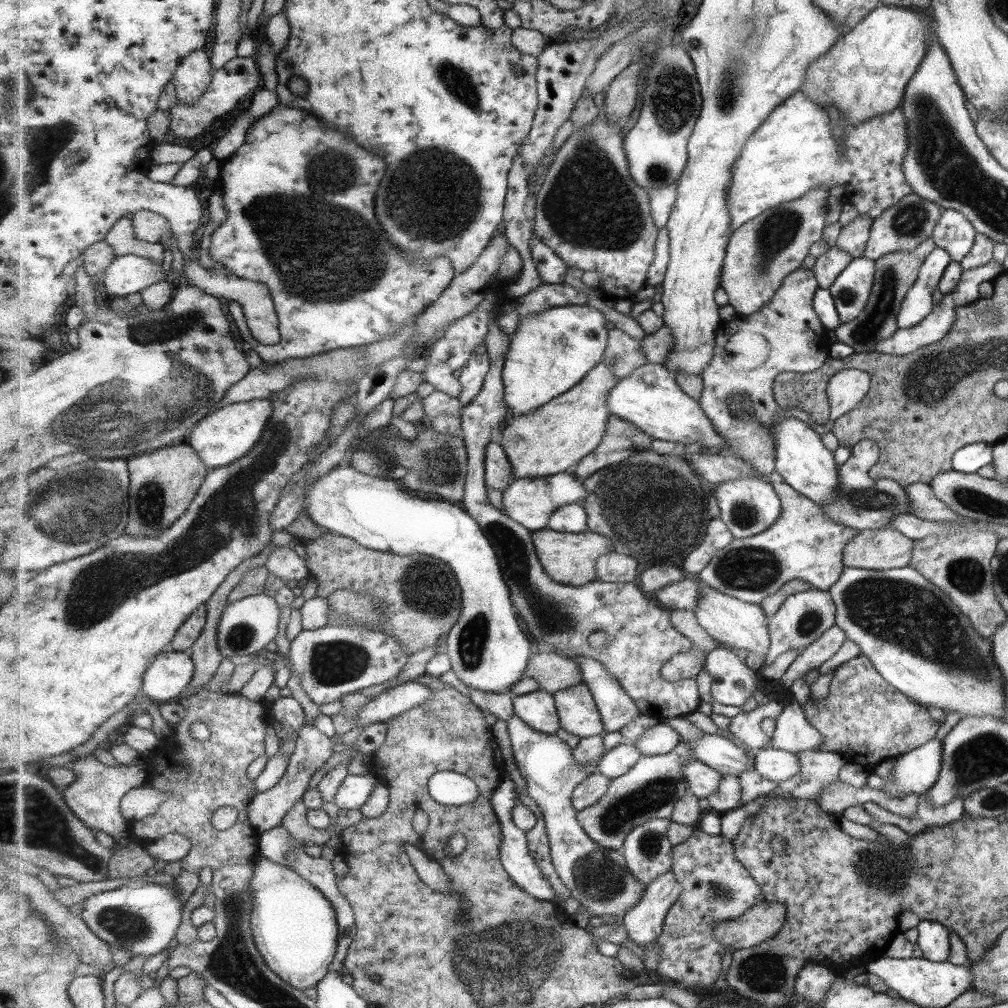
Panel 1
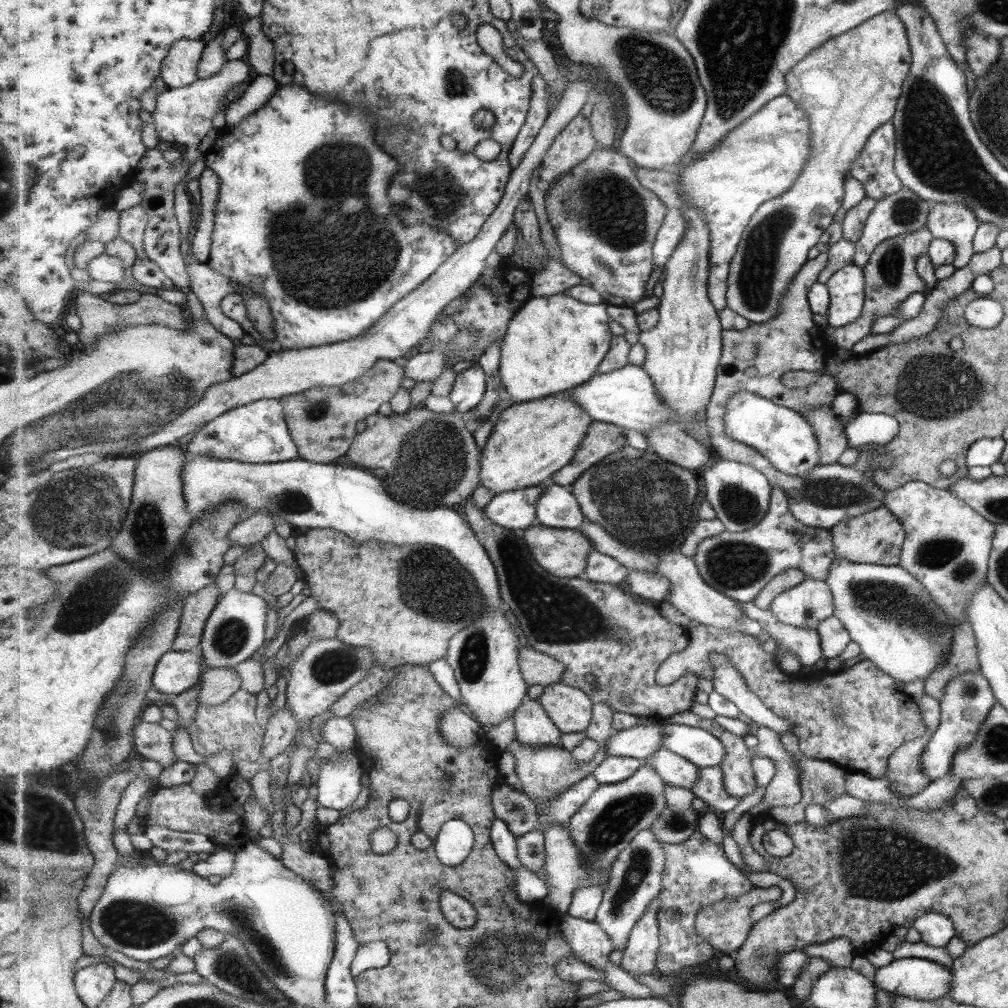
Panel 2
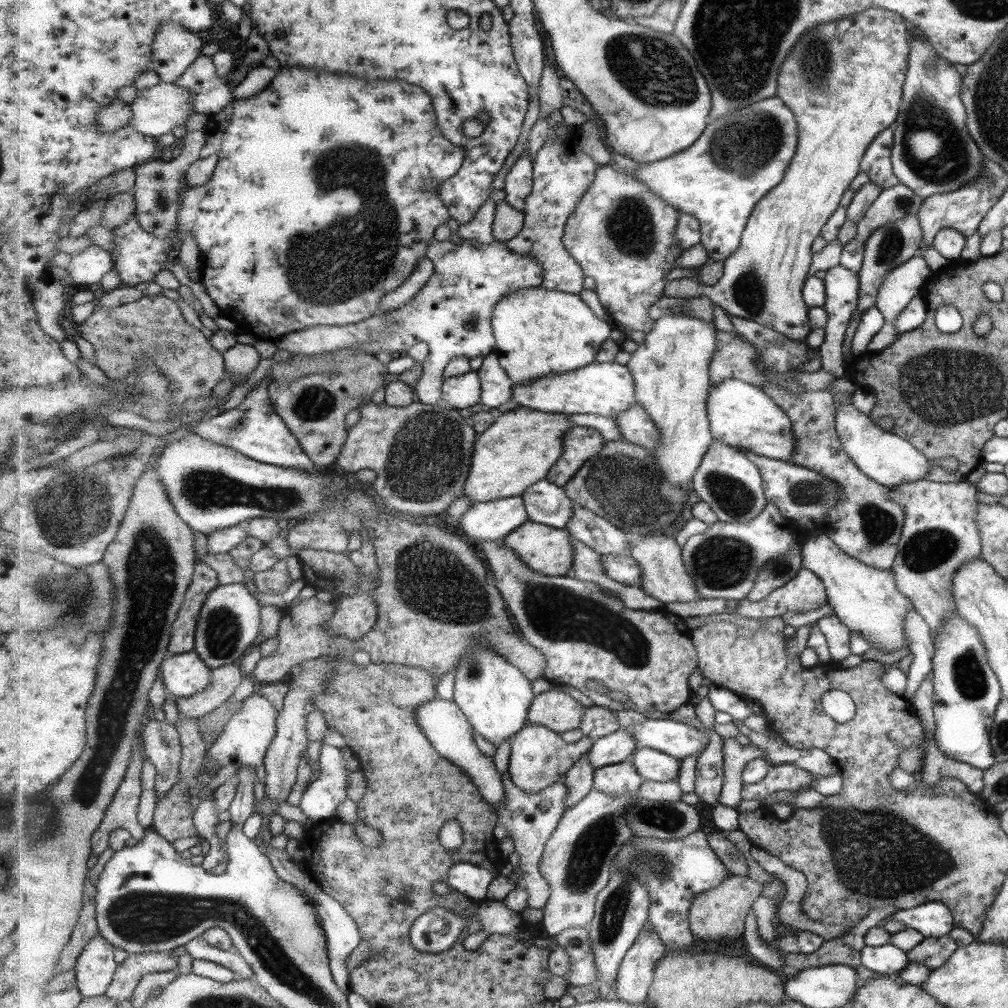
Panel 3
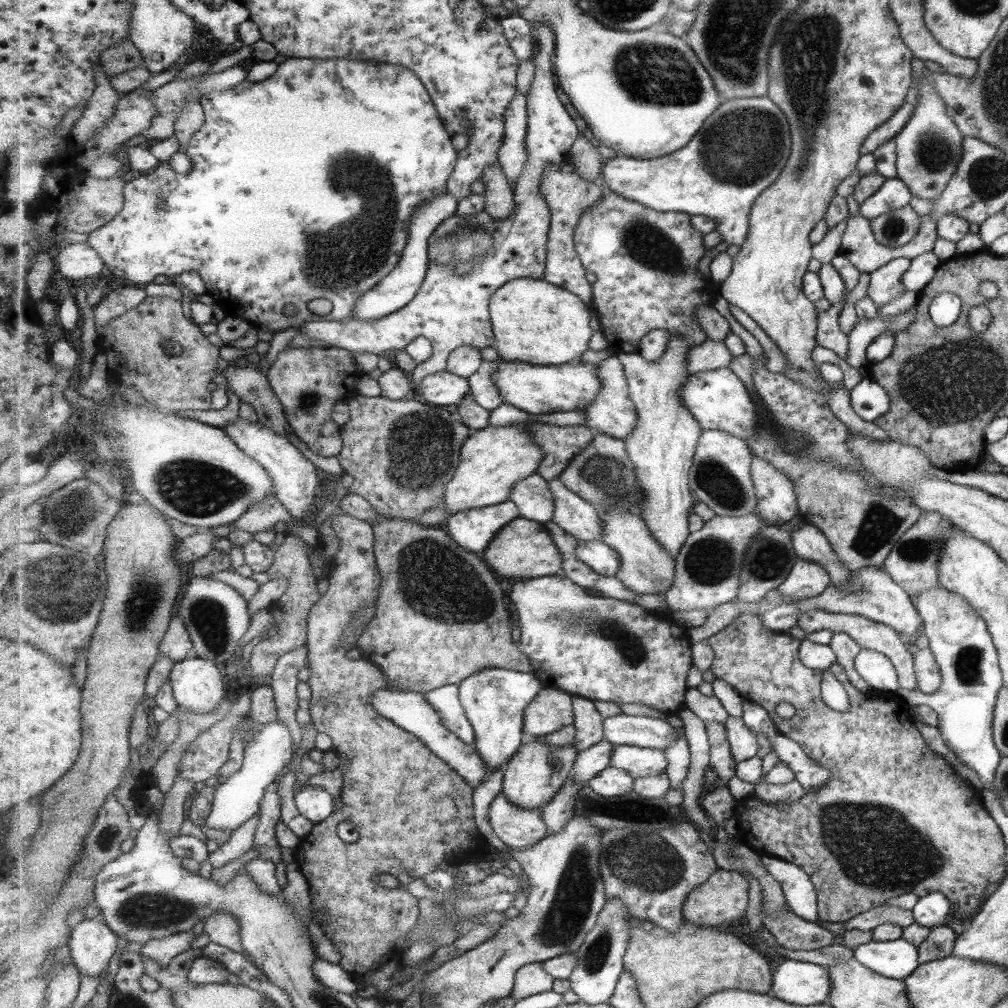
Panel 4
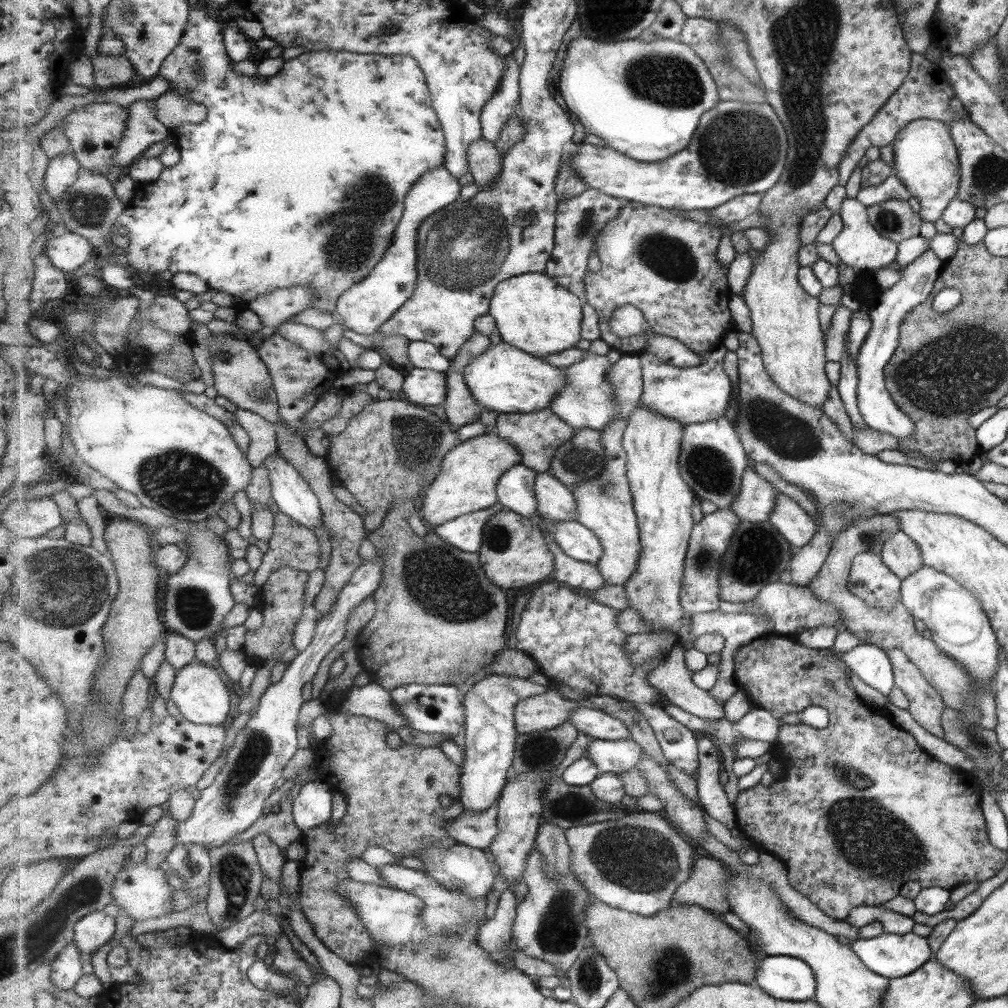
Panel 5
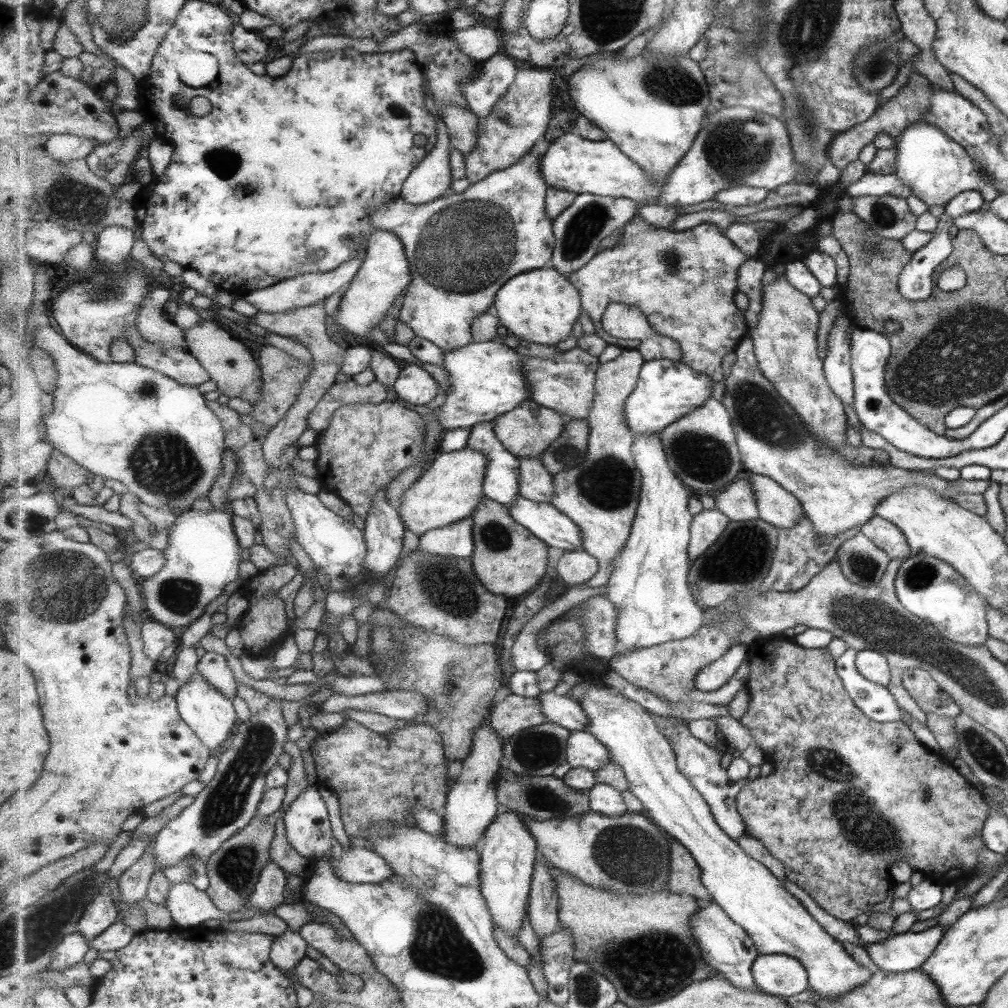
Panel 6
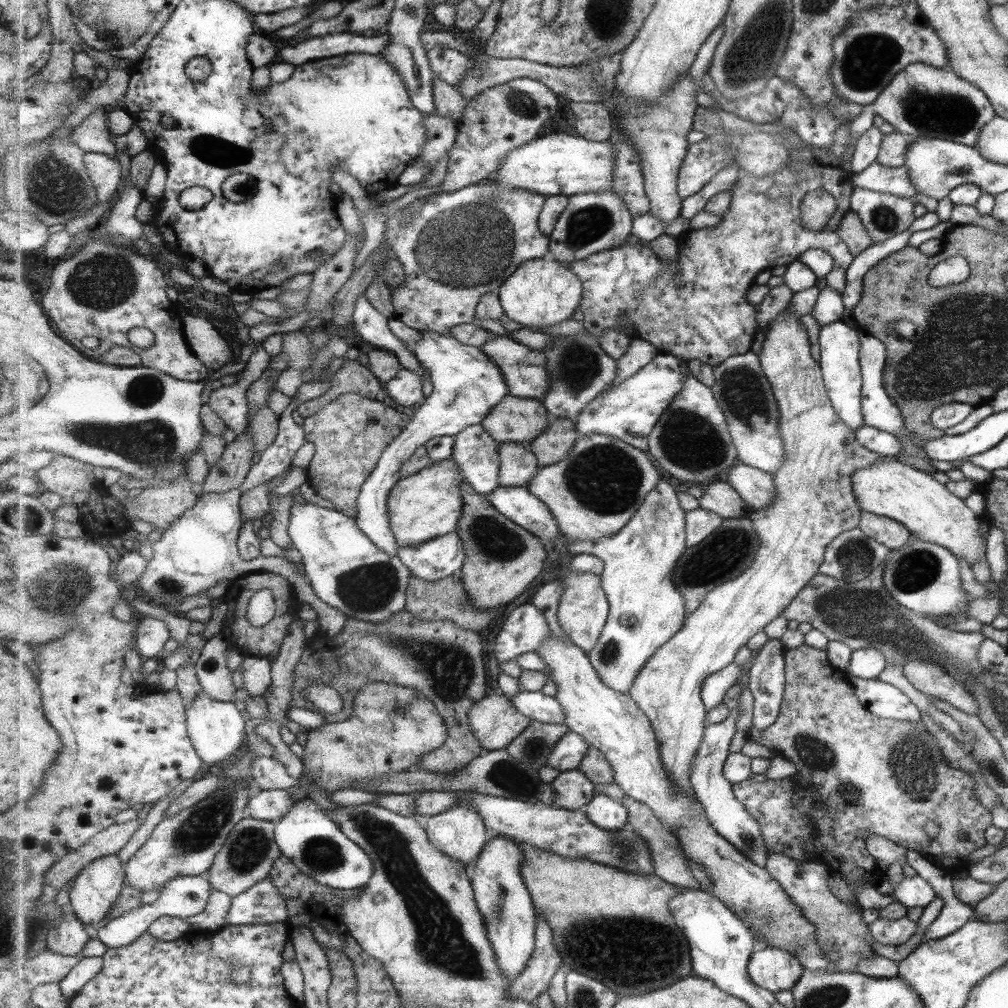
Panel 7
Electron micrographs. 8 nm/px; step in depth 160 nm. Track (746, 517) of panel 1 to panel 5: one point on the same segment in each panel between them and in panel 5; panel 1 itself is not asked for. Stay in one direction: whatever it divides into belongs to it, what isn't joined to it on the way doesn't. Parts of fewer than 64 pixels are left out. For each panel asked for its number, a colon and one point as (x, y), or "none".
2: (741, 495)
3: (732, 485)
4: (721, 477)
5: (714, 459)

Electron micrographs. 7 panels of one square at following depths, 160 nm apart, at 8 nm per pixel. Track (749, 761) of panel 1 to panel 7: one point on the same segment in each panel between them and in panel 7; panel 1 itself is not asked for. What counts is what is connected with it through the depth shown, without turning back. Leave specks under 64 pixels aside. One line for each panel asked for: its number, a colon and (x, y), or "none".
2: (701, 747)
3: (677, 739)
4: (624, 730)
5: (600, 724)
6: (561, 710)
7: (548, 709)

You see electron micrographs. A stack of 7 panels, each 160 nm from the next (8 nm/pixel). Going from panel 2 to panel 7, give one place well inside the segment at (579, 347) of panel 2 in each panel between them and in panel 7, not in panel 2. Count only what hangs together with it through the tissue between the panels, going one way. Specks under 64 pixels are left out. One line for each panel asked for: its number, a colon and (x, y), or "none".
3: (539, 332)
4: (534, 321)
5: (533, 313)
6: (542, 306)
7: (540, 294)

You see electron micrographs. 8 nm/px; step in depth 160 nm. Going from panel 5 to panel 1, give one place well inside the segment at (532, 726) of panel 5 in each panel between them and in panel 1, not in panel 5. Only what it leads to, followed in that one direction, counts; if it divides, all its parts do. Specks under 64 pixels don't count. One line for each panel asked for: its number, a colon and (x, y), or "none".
1: (579, 714)
2: (571, 708)
3: (555, 708)
4: (553, 709)

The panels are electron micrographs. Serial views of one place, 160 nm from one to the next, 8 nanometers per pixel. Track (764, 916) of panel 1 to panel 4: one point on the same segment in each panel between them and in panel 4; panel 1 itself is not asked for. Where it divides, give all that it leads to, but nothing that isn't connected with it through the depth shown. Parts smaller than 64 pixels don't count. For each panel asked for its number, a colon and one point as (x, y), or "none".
2: (726, 925)
3: (720, 913)
4: (723, 899)

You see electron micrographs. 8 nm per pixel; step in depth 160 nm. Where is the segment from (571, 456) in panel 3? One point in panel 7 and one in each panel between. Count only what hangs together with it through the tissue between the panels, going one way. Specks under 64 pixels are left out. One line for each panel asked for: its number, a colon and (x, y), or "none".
4: (562, 444)
5: (539, 435)
6: (528, 432)
7: (522, 420)

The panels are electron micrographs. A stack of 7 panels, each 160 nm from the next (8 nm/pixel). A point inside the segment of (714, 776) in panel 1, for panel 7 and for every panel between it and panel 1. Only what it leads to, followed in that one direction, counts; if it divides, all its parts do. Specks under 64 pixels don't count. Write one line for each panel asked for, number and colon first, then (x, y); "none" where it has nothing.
2: (675, 770)
3: (653, 765)
4: (640, 762)
5: (616, 756)
6: (585, 750)
7: (569, 753)

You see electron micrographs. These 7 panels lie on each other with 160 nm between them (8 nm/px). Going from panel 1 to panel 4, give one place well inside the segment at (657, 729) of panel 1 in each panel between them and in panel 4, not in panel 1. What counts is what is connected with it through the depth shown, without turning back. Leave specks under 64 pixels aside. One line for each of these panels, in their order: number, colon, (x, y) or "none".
2: (641, 742)
3: (616, 748)
4: (590, 763)

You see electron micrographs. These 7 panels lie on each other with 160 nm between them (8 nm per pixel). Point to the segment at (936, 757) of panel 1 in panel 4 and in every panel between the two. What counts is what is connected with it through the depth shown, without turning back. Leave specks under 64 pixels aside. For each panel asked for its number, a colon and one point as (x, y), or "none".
2: (966, 699)
3: (966, 693)
4: (958, 637)

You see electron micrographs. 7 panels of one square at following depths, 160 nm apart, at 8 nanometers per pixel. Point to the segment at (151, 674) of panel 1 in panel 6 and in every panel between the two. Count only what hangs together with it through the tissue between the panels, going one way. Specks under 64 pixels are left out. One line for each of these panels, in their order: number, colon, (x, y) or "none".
2: (178, 671)
3: (184, 675)
4: (199, 684)
5: (199, 691)
6: (210, 713)

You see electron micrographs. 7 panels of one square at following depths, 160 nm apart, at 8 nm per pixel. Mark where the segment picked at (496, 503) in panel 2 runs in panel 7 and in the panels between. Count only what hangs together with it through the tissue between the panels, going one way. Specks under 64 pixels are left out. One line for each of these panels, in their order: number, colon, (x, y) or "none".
3: (493, 520)
4: (474, 529)
5: (466, 532)
6: (456, 540)
7: (441, 557)

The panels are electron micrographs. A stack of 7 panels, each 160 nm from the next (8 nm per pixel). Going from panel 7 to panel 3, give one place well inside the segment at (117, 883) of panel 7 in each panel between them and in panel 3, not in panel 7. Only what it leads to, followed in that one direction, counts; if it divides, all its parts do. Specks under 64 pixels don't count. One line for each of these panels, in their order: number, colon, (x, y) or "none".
3: (96, 968)
4: (92, 943)
5: (94, 931)
6: (102, 913)

